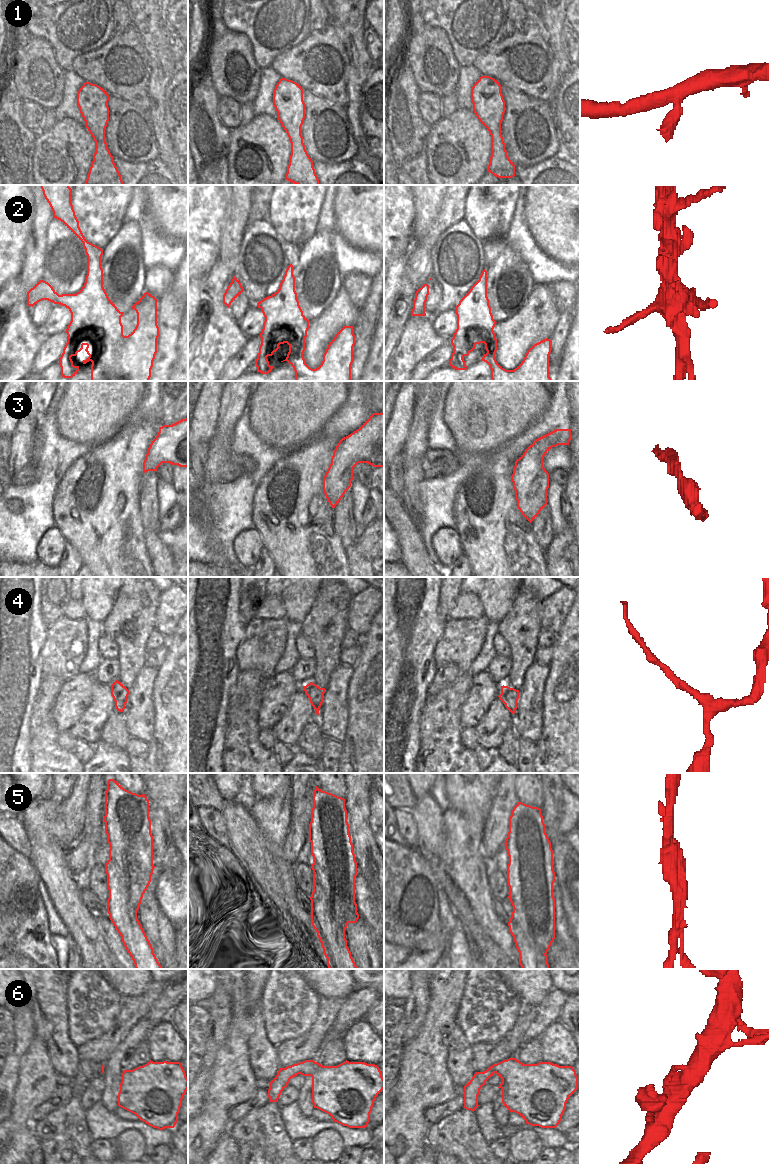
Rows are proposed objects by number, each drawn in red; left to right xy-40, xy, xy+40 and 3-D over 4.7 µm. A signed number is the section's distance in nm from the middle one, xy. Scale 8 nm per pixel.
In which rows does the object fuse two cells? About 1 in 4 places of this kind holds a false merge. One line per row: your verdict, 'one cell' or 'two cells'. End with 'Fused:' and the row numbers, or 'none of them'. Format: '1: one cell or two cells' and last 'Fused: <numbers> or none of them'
1: one cell
2: two cells
3: one cell
4: one cell
5: two cells
6: two cells
Fused: 2, 5, 6

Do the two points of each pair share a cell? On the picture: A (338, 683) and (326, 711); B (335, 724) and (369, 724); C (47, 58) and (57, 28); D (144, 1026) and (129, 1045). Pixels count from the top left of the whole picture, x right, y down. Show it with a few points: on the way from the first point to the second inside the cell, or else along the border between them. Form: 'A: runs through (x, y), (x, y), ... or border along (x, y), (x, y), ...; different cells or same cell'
A: runs through (336, 690), (333, 704); same cell
B: border along (346, 700), (347, 730), (341, 742); different cells
C: border along (33, 36), (50, 45), (54, 60), (62, 68); different cells
D: runs through (140, 1031), (132, 1040); same cell

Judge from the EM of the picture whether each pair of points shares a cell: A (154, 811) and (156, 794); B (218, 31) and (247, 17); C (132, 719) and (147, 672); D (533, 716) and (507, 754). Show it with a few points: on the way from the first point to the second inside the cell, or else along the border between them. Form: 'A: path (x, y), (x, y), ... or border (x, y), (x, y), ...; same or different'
A: border (150, 803), (161, 807), (171, 822); different
B: border (221, 19), (229, 30); different
C: path (137, 707), (137, 698), (143, 684); same
D: border (511, 725), (519, 737); different

